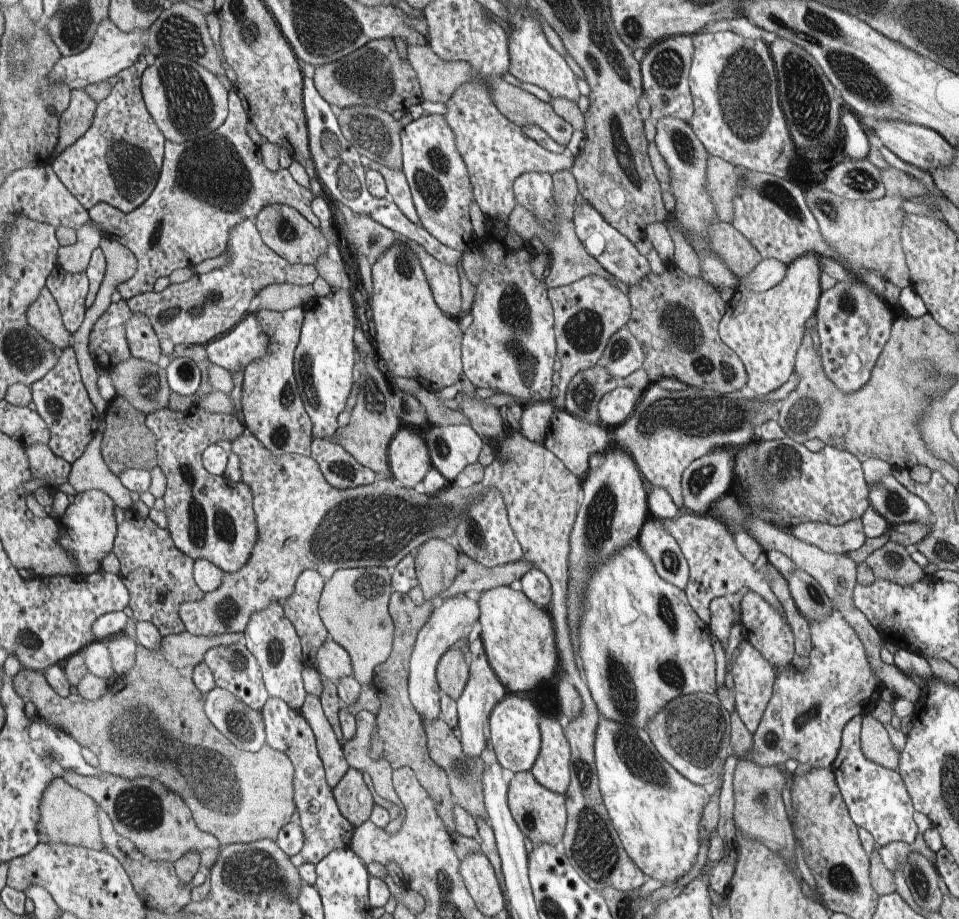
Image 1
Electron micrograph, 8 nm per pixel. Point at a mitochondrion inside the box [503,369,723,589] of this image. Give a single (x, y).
(597, 527)

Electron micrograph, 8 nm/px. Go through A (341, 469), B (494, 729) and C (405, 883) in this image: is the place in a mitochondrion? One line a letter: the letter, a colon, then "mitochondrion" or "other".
A: mitochondrion
B: other
C: other

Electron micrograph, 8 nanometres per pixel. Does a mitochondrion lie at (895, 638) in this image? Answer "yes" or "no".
no

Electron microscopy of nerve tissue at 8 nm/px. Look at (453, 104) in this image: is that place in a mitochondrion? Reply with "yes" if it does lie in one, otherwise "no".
no

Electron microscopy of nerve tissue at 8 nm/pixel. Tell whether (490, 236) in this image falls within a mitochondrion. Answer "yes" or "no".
no

